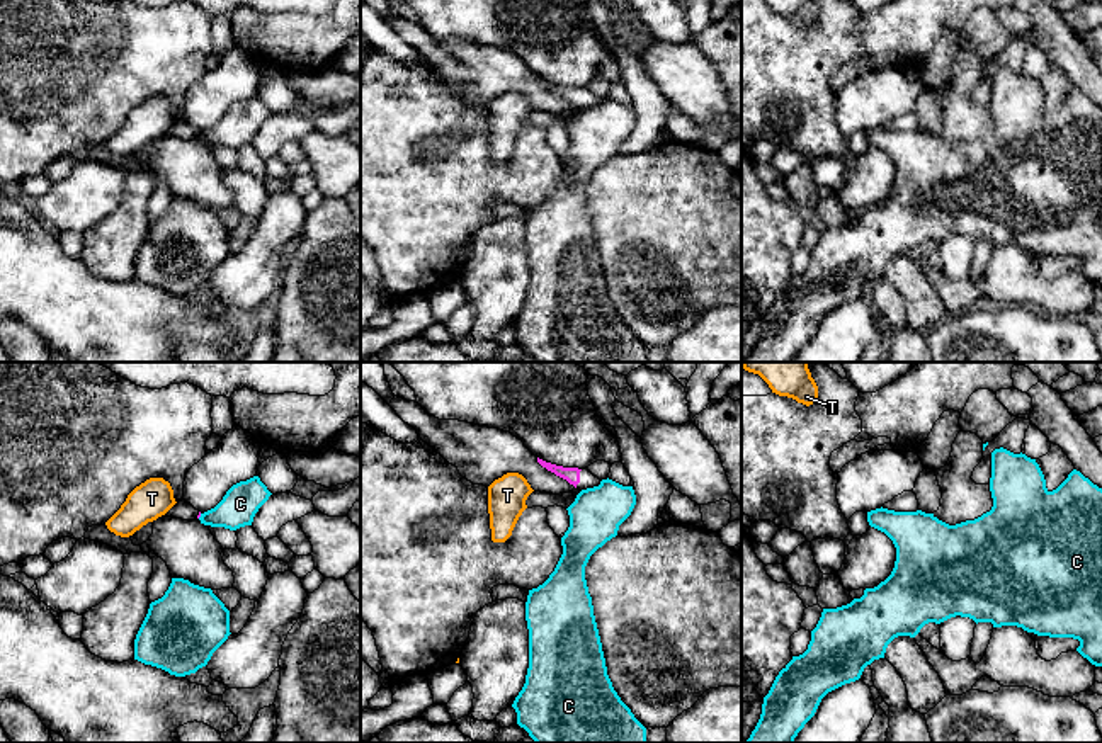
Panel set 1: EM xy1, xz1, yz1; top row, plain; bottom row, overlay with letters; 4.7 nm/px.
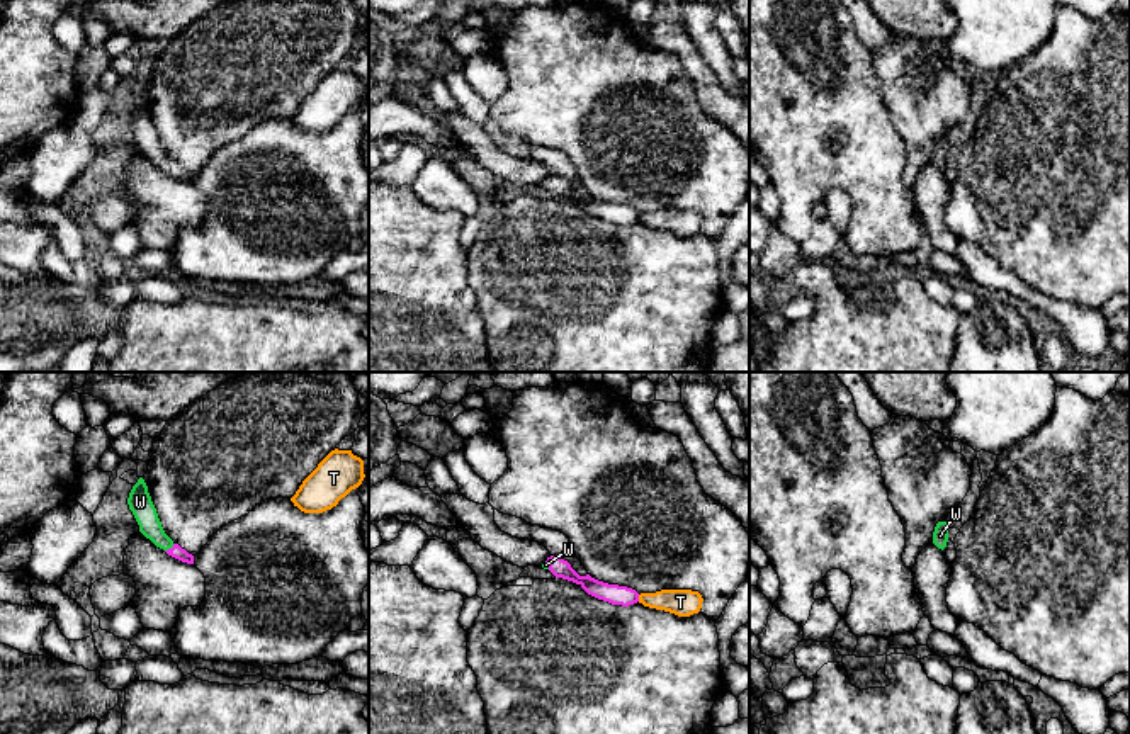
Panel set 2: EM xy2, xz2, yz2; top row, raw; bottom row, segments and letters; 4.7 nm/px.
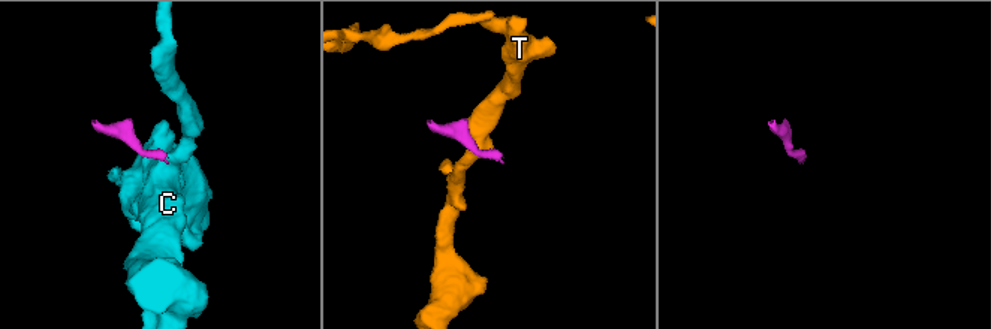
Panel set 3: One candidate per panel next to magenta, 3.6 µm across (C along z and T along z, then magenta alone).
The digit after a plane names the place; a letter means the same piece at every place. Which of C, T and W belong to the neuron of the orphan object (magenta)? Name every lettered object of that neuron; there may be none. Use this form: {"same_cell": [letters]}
{"same_cell": ["W"]}

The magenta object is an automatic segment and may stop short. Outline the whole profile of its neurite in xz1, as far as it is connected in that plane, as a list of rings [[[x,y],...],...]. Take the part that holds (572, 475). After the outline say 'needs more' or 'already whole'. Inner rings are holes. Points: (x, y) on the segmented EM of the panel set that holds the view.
[[[537,457],[537,462],[542,468],[546,468],[548,471],[554,473],[556,476],[566,479],[570,485],[573,485],[580,491],[600,485],[600,479],[597,476],[594,476],[587,468],[585,469],[563,468],[563,466],[546,462],[546,461],[539,459],[539,457]]]; needs more

